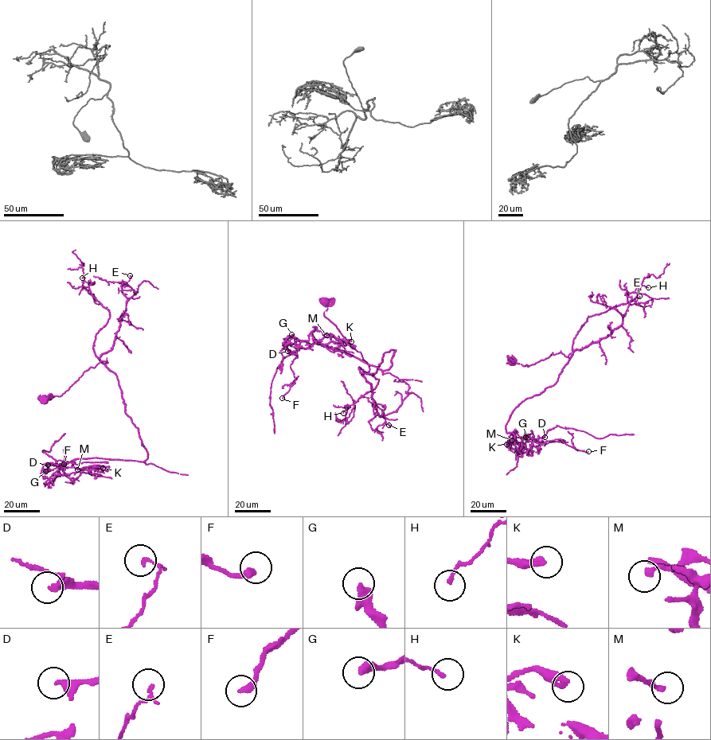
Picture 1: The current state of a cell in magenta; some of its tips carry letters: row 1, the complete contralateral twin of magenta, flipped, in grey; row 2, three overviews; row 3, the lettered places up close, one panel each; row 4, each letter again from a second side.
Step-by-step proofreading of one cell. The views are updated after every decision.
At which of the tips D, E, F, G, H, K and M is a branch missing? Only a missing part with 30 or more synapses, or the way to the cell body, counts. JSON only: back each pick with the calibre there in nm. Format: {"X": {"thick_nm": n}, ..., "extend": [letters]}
{"D": {"thick_nm": 260}, "G": {"thick_nm": 440}, "extend": ["D", "G"]}

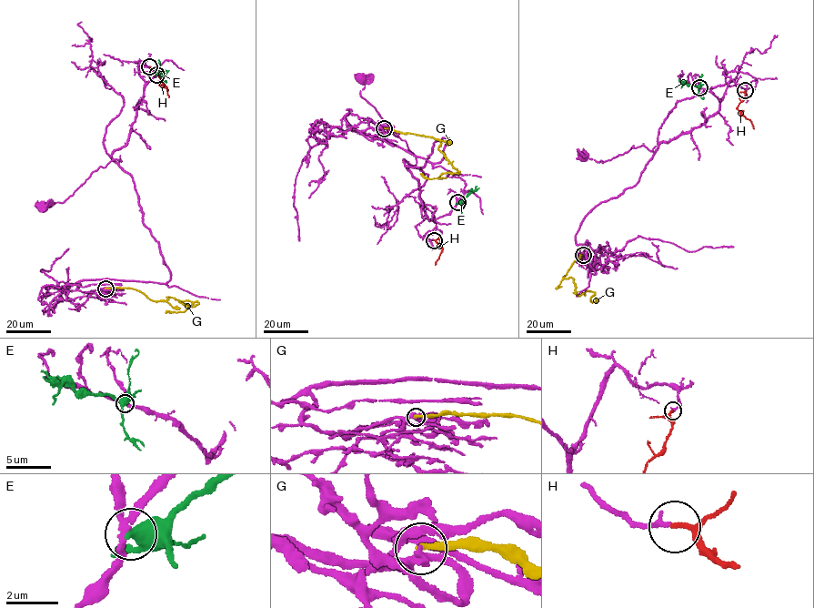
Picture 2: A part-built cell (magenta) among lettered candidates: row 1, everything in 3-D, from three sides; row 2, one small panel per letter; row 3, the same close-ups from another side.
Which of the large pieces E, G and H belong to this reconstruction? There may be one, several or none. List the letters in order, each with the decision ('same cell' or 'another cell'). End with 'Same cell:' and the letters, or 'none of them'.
E: another cell
G: another cell
H: same cell
Same cell: H

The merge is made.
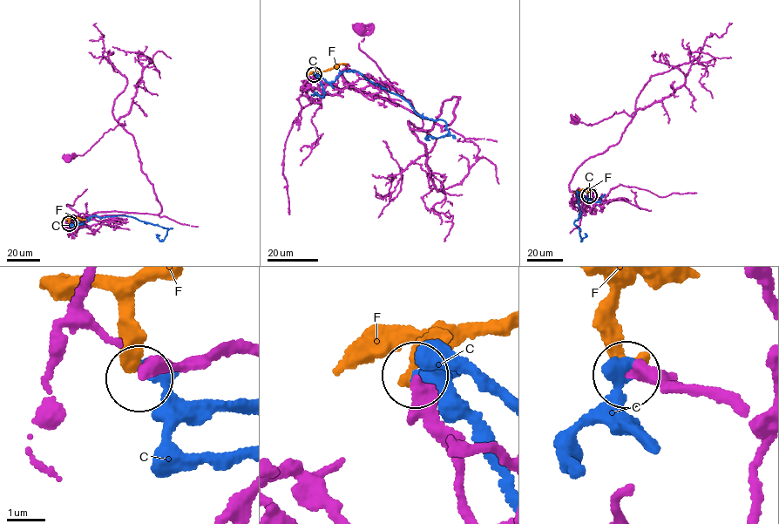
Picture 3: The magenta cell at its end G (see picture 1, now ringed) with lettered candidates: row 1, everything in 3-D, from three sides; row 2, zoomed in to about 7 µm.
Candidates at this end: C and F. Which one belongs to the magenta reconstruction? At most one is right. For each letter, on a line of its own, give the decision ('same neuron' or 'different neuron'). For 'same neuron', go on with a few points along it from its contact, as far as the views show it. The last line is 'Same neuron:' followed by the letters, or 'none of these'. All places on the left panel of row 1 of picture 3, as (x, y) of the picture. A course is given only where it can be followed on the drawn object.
C: different neuron
F: different neuron
Same neuron: none of these

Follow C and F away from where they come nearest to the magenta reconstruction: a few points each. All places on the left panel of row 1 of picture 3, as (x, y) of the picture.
C: (70, 222), (71, 226), (75, 227), (91, 216), (127, 215), (168, 229), (162, 241), (156, 234)
F: (69, 222), (71, 217), (85, 219)

